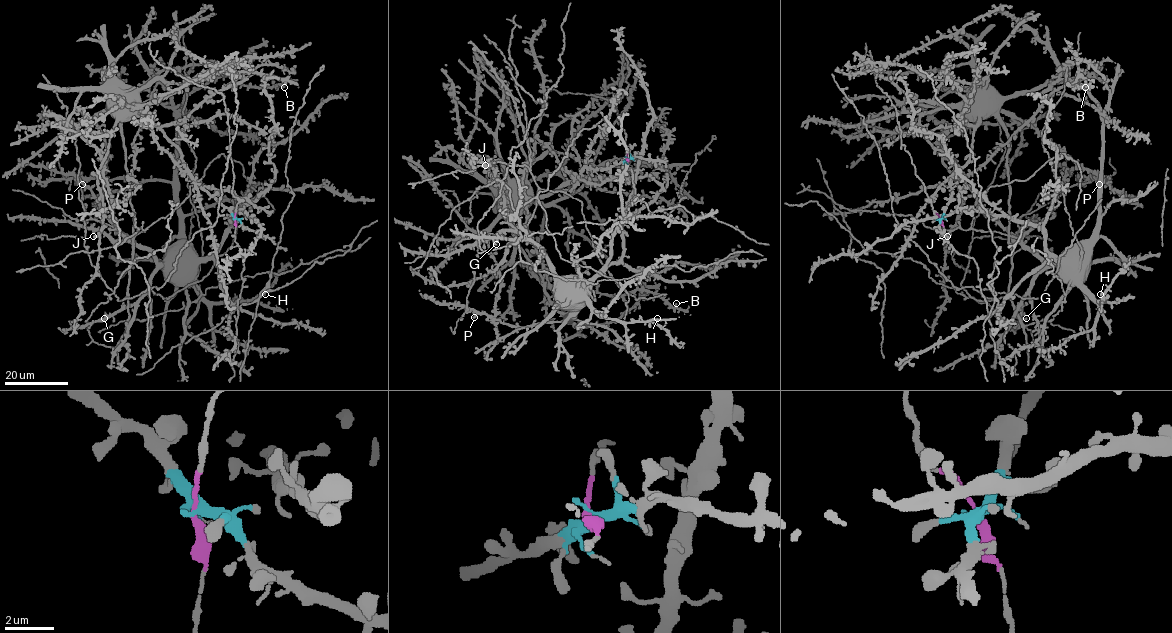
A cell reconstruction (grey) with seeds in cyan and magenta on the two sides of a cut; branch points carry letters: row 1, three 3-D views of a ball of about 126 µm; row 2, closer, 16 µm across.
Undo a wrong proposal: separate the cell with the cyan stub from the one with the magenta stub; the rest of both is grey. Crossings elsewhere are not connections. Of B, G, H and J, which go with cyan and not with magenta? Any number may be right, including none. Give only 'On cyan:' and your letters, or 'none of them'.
On cyan: B, J

